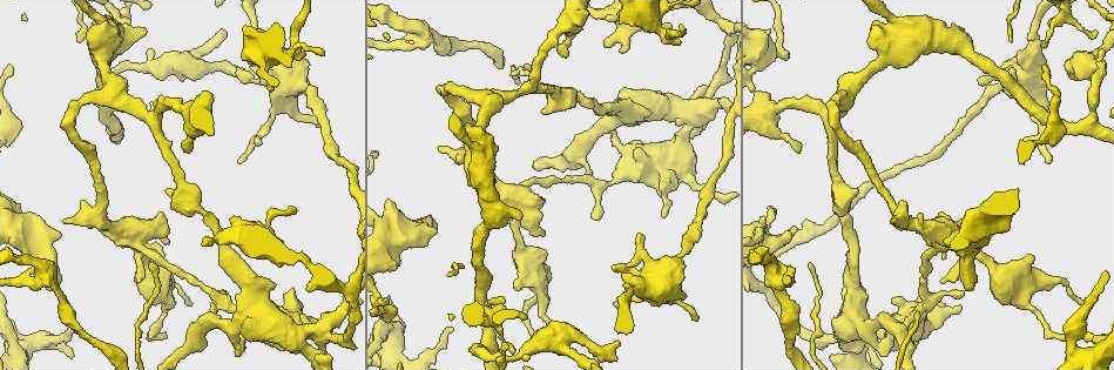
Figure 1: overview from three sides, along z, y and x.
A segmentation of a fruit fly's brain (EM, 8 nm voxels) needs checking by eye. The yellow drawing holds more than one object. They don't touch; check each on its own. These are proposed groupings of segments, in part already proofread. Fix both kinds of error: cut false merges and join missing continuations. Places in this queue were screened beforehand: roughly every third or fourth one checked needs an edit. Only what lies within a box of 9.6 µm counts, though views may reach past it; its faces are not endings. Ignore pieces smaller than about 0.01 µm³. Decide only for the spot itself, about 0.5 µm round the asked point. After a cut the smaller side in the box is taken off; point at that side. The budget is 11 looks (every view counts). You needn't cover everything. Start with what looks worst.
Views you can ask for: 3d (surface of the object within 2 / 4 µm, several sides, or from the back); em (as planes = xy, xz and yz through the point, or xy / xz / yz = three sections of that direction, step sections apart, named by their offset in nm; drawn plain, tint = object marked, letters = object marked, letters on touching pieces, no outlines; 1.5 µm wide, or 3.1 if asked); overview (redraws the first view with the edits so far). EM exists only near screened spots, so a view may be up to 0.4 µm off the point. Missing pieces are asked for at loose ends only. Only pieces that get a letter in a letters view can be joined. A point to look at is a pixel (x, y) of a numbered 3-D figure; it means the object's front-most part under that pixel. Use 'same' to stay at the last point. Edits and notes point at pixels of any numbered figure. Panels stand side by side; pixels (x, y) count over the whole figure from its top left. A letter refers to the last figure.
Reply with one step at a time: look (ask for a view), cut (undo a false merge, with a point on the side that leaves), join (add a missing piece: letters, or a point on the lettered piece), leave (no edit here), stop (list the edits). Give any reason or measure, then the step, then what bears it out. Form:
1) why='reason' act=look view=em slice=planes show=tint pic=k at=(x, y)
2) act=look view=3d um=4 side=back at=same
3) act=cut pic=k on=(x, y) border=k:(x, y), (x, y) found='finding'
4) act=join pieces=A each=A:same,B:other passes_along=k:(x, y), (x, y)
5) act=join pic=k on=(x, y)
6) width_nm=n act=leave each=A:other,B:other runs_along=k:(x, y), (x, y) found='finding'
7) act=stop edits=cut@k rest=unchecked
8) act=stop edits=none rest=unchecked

why='thick end' act=look view=3d um=4 pic=1 at=(405, 219)

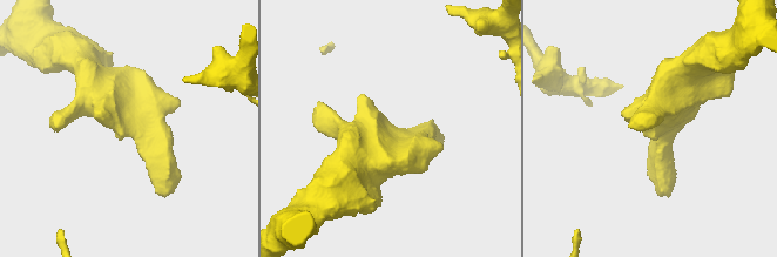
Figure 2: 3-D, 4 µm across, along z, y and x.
act=look view=em slice=xy step=8 show=tint pic=2 at=(120, 136)

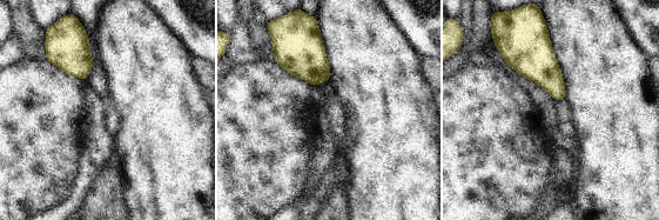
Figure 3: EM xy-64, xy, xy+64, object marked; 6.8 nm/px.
act=look view=em slice=planes show=letters at=same

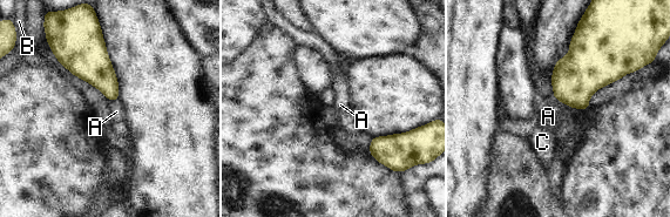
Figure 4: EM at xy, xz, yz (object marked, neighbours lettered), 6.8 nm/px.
act=leave each=A:other,B:other,C:other border=4:(561, 101), (570, 107), (588, 108) found='none of them fits'

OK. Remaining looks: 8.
why='branch stops here' act=look view=em slice=xy step=8 show=tint pic=1 at=(453, 330)

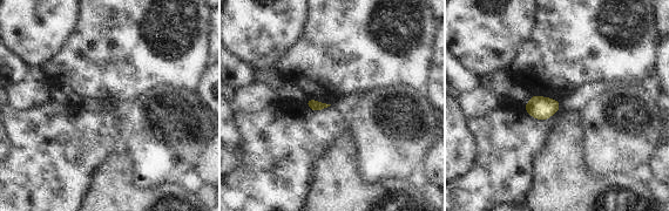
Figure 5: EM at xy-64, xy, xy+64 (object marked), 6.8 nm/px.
act=look view=em slice=planes show=letters at=same

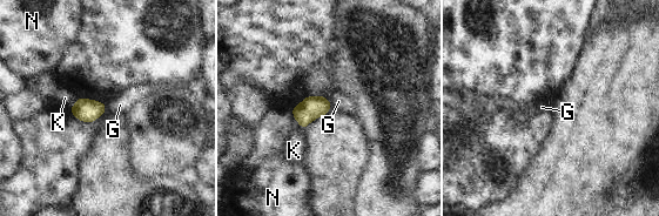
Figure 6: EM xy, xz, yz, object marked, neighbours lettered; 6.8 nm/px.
act=leave each=G:other,K:other,N:other border=6:(327, 99), (331, 107) found='no lettered piece goes on from it'

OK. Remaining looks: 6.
why='thick end' act=look view=3d um=4 side=back pic=1 at=(619, 52)

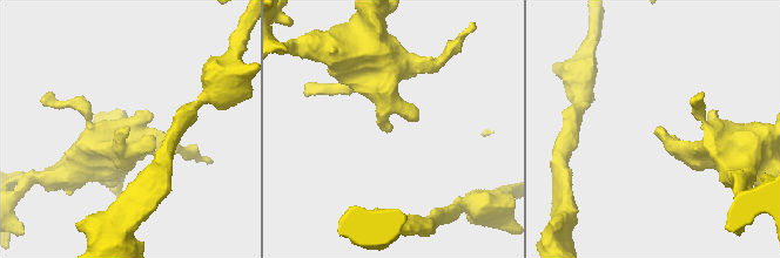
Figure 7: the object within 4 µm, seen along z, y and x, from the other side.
act=look view=em slice=xz step=4 show=tint pic=7 at=(658, 128)

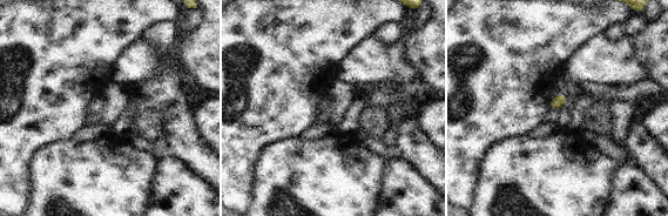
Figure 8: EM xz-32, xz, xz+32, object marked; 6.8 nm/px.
why='cut it another way' act=look view=em slice=planes show=letters at=same

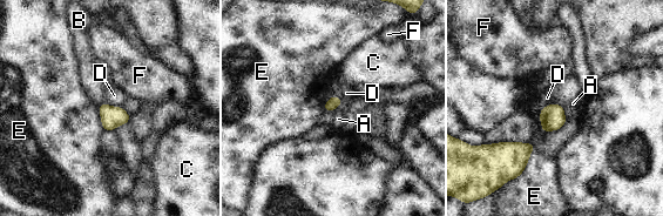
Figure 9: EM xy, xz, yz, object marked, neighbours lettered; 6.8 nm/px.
act=leave each=A:other,B:other,C:other,D:other,E:other,F:other border=9:(337, 95), (340, 103), (331, 112) found='no lettered piece goes on from it'

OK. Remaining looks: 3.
why='free end' act=look view=3d um=2 pic=1 at=(1041, 68)

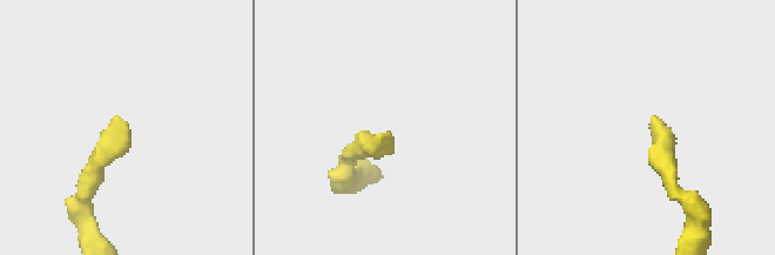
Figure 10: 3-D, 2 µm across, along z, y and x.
why='need the tissue' act=look view=em slice=yz step=8 show=tint pic=10 at=(381, 133)

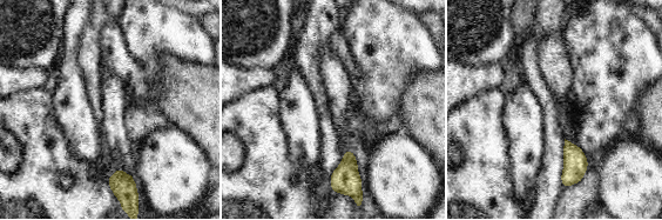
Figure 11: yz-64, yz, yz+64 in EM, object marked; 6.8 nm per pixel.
act=look view=em slice=planes show=letters at=same

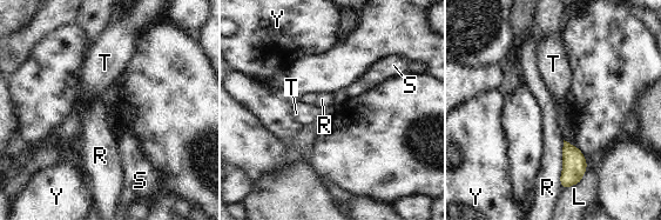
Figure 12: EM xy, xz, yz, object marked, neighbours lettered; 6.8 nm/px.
act=leave each=L:other,R:other,S:other,T:other,Y:other border=12:(564, 140), (560, 175), (562, 188) found='no lettered piece goes on from it'

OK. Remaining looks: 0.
act=stop edits=none rest=unchecked

